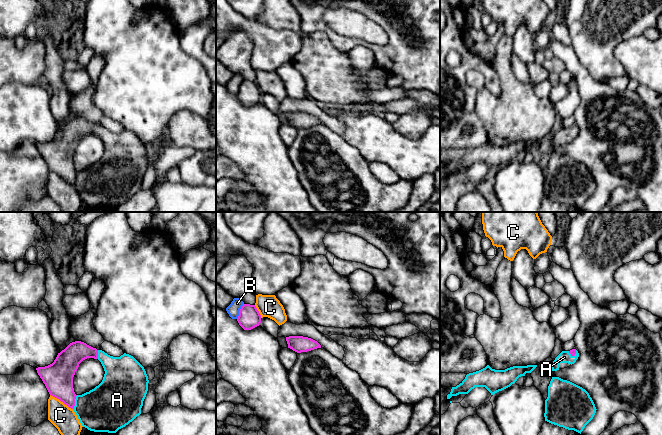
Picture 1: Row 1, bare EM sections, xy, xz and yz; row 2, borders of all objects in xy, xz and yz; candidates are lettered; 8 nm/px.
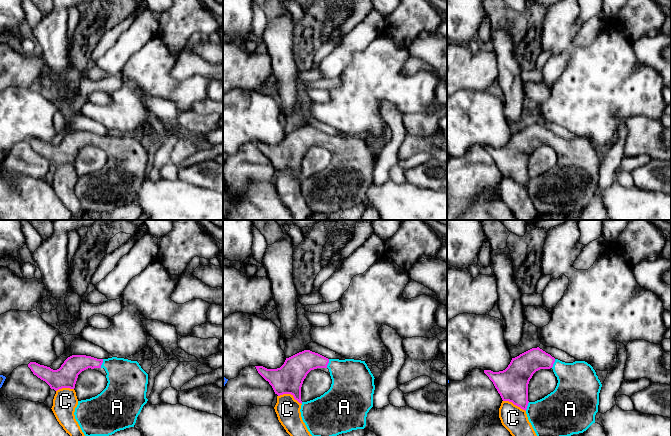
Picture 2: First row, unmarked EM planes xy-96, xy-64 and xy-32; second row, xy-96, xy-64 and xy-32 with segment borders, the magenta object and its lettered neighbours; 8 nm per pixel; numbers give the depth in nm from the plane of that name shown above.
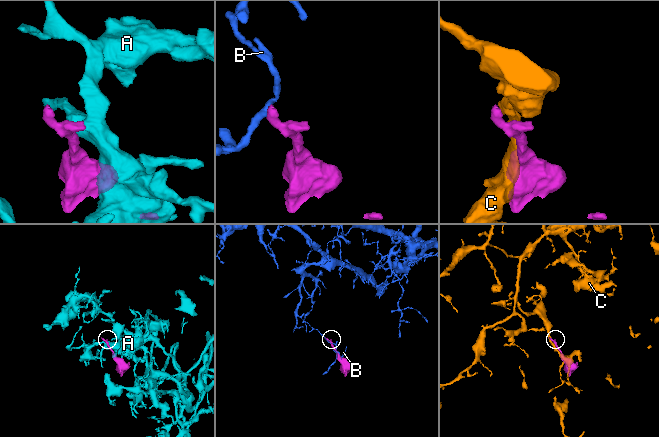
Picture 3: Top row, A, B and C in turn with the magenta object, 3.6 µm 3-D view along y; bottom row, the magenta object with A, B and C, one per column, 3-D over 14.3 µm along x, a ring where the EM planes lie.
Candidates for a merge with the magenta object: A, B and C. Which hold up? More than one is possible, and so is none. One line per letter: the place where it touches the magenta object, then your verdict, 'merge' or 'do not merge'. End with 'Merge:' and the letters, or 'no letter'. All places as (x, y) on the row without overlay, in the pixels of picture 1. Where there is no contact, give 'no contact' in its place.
A: contact xy (74, 178); merge
B: contact xz (239, 87); do not merge
C: contact xy (61, 177); do not merge
Merge: A

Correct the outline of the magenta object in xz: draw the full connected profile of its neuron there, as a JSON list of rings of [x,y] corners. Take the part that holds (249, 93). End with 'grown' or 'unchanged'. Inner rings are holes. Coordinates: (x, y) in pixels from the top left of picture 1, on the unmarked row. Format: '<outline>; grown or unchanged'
[[[243,80],[237,97],[244,106],[251,106],[260,101],[261,91],[255,81]]]; unchanged

